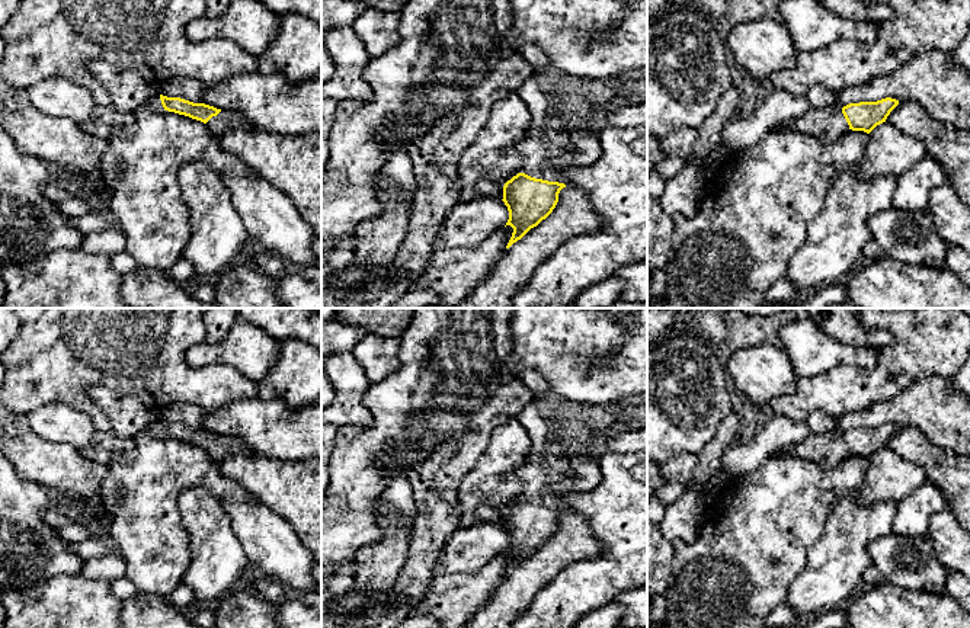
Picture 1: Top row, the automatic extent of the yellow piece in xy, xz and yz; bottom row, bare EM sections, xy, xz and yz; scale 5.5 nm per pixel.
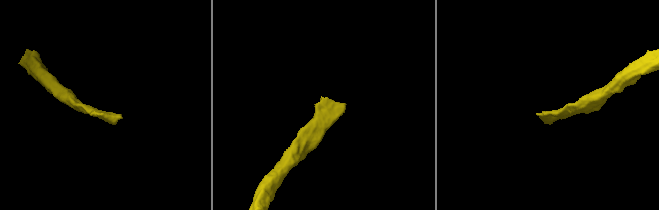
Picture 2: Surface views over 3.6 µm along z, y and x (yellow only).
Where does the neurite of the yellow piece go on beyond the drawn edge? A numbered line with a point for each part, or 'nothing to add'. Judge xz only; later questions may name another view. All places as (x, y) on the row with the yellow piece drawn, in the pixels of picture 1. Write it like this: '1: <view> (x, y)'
1: xz (537, 151)

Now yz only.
1: yz (828, 122)

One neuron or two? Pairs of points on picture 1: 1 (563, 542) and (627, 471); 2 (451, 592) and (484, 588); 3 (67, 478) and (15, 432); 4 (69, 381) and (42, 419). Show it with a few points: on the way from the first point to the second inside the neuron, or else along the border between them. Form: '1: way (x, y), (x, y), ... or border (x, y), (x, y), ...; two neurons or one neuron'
1: border (567, 509), (580, 513), (586, 519), (601, 547); two neurons
2: way (460, 592), (476, 590); one neuron
3: way (54, 465), (45, 463), (28, 445); one neuron
4: border (86, 413), (67, 404), (45, 403), (26, 415); two neurons

